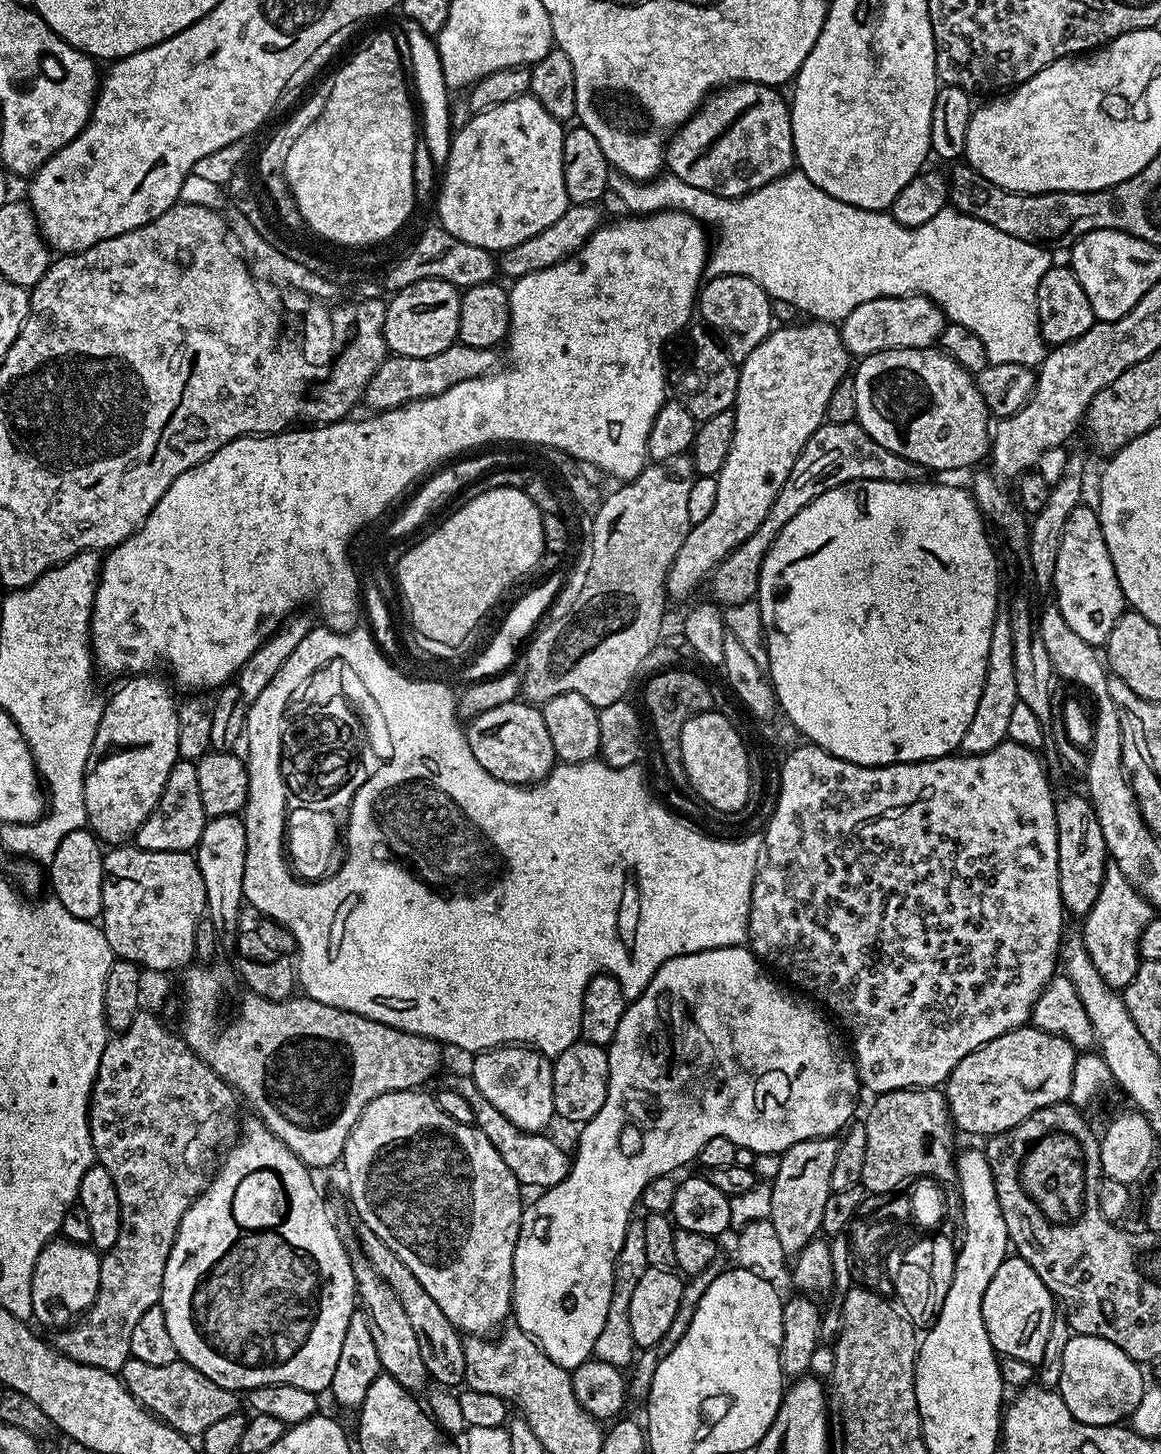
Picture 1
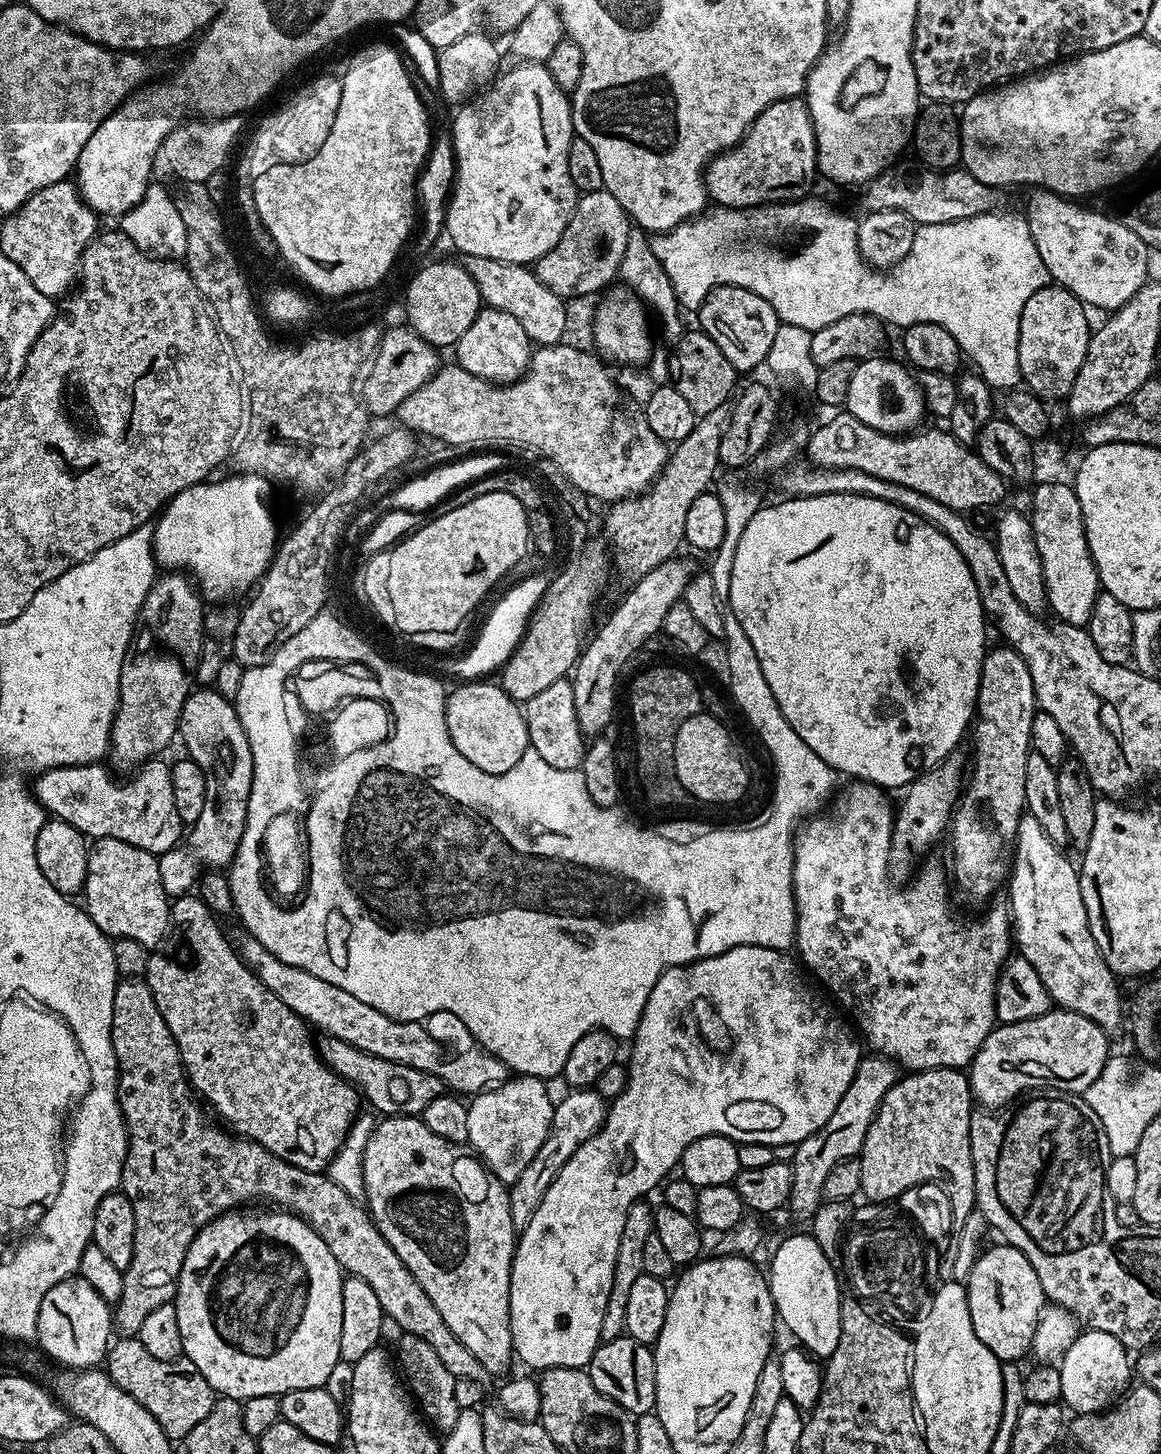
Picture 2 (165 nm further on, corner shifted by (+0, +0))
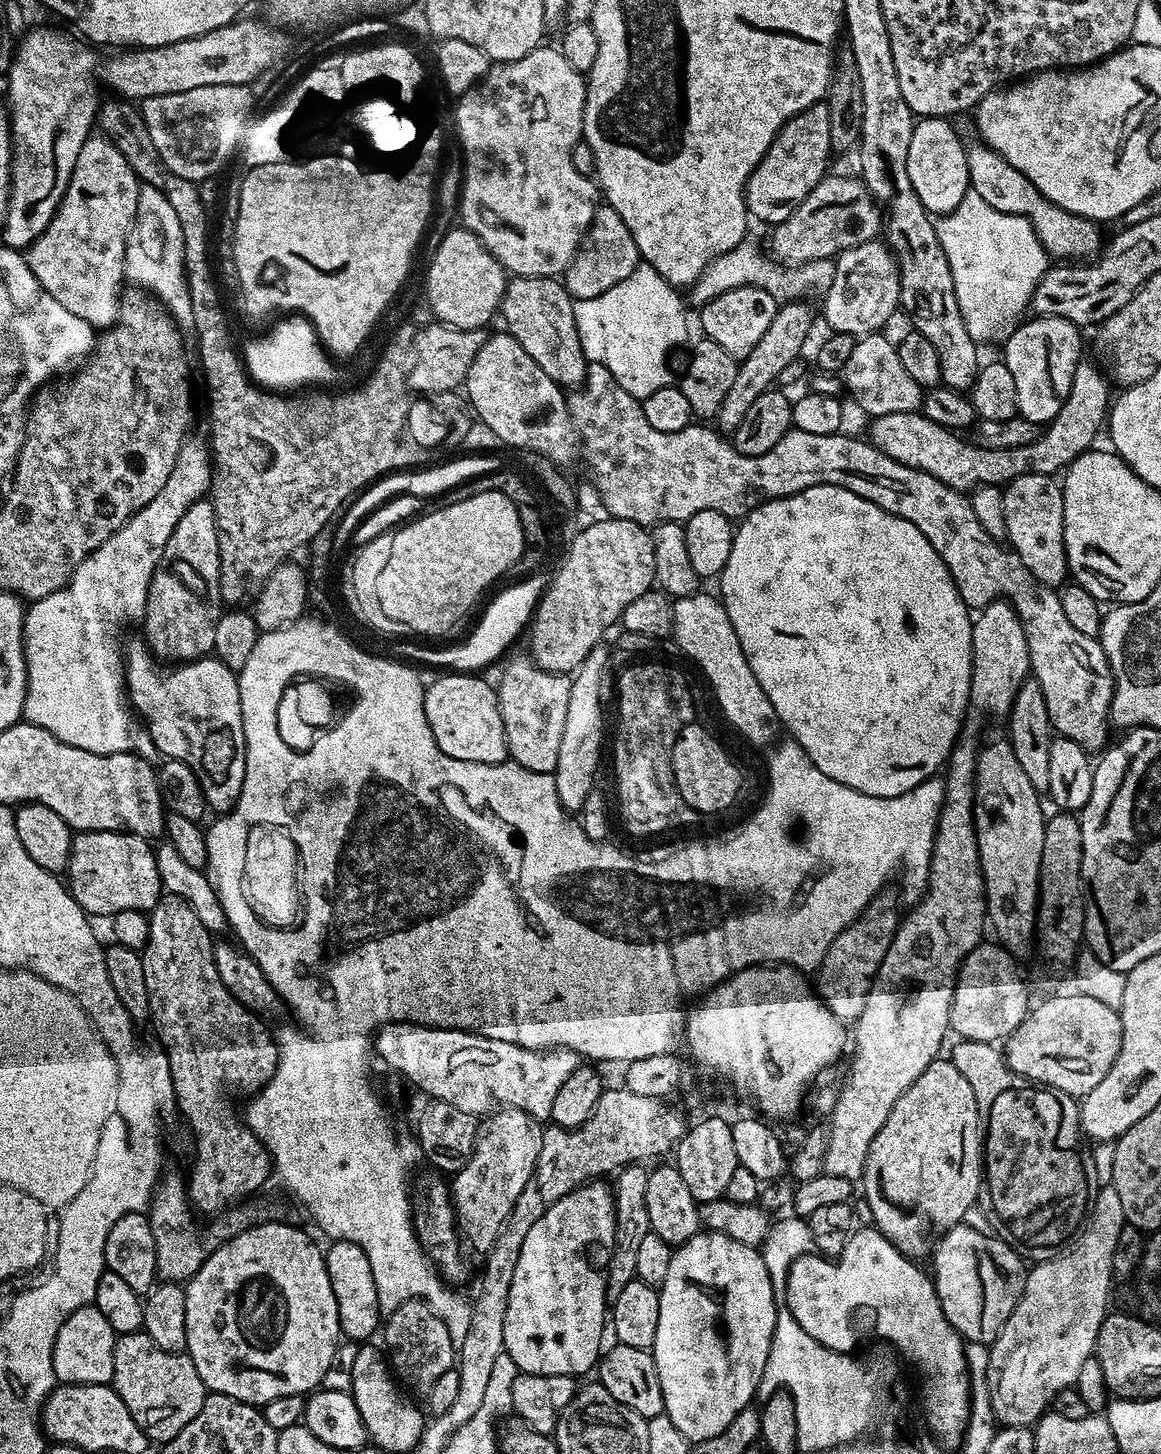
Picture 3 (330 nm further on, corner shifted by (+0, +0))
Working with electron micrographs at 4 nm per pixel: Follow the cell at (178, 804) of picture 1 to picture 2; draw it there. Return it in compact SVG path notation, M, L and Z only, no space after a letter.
M97 762L41 771L34 787L36 801L55 819L70 822L85 838L118 838L153 854L163 854L177 847L182 840L182 821L174 804L171 771L149 762L139 765L129 780L120 781L104 766Z

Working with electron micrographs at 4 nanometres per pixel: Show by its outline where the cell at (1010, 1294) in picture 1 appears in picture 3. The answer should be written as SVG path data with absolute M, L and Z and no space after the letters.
M961 1222L943 1233L930 1257L934 1291L953 1330L965 1341L991 1345L1018 1306L1026 1264L1020 1253L999 1236L966 1225Z

